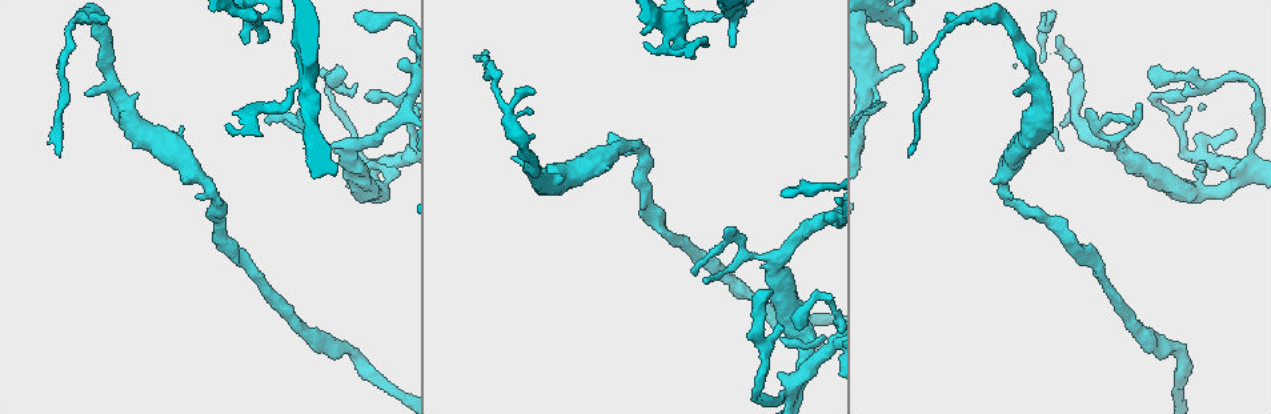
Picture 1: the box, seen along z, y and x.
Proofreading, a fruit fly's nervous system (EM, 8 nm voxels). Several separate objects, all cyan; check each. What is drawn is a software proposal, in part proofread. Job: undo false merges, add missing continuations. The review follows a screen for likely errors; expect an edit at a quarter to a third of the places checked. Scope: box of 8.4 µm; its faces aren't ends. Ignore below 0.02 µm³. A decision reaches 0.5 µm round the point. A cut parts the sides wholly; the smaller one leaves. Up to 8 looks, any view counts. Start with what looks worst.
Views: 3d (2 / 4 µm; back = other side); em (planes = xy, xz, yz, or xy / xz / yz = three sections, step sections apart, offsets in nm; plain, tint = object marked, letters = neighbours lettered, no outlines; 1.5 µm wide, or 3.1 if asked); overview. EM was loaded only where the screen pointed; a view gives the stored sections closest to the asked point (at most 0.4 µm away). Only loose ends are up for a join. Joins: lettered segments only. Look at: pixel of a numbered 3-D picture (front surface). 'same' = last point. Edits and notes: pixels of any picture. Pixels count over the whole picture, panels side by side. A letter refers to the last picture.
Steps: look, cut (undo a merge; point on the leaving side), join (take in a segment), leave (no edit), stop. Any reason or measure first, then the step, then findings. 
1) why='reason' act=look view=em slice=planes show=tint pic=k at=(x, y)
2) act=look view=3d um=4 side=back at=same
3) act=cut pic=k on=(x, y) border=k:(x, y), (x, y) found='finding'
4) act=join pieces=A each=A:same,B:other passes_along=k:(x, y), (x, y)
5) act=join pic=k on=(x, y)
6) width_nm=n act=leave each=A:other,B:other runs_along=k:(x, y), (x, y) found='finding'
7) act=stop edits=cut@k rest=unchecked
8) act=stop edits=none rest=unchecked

why='free end' act=look view=3d um=4 pic=1 at=(261, 43)

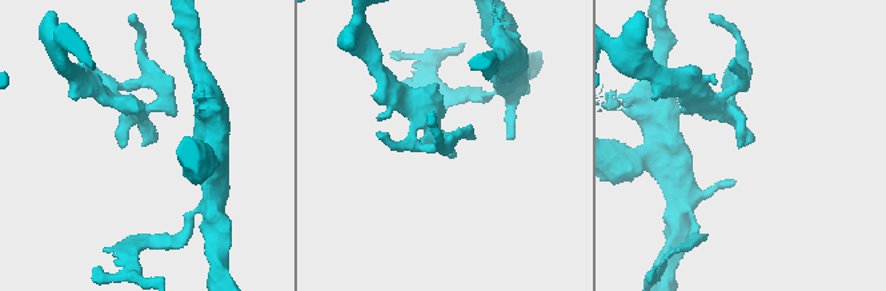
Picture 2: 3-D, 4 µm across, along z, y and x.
why='need the tissue' act=look view=em slice=planes show=letters pic=2 at=(146, 145)

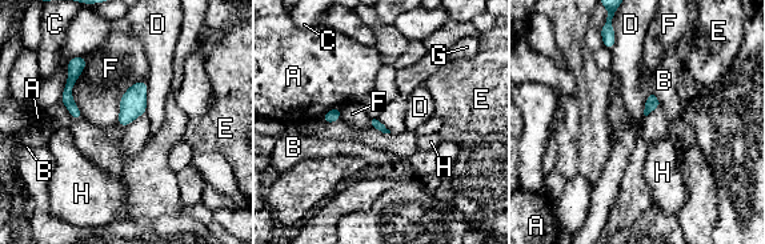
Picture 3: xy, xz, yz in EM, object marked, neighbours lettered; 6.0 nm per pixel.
act=leave each=A:other,B:other,C:other,D:other,E:other,F:other,G:other,H:other border=3:(87, 56), (72, 88), (83, 118) found='none of them fits'

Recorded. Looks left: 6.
why='four arms meet' act=look view=em slice=yz step=4 show=tint pic=1 at=(795, 378)

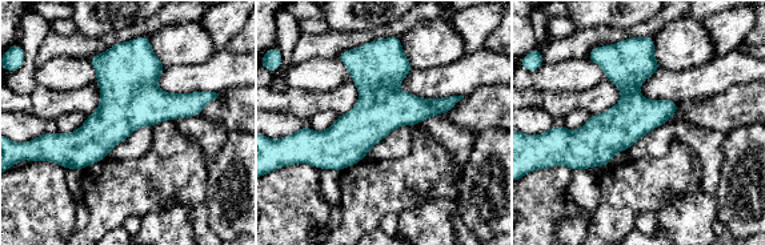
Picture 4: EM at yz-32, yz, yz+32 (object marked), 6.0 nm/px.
act=look view=em slice=xz step=4 show=letters at=same

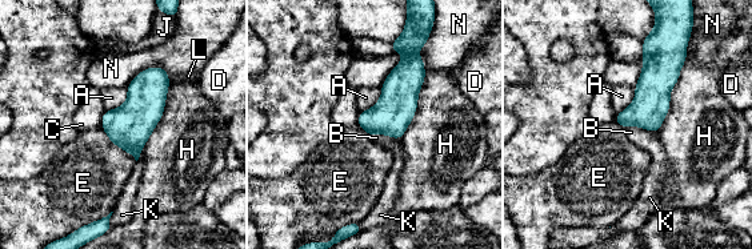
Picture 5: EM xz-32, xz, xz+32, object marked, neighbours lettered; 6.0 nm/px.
act=leave each=A:other,B:other,C:other,D:other,E:other,H:other,J:other,K:other,L:other,N:other found='continuous, no second cell'

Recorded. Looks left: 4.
why='abrupt turn' act=look view=3d um=2 pic=1 at=(1097, 131)

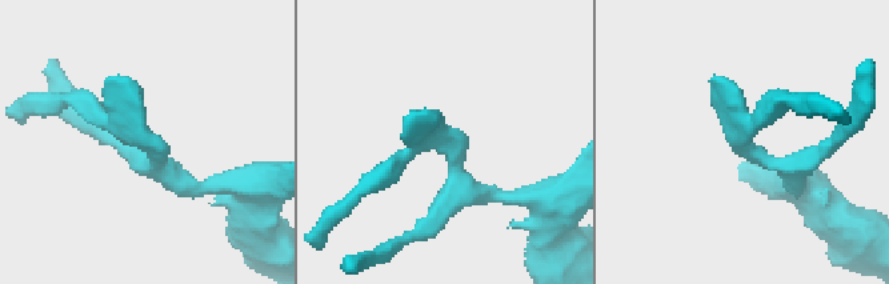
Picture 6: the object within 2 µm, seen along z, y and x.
act=look view=em slice=yz step=4 show=tint pic=6 at=(741, 139)

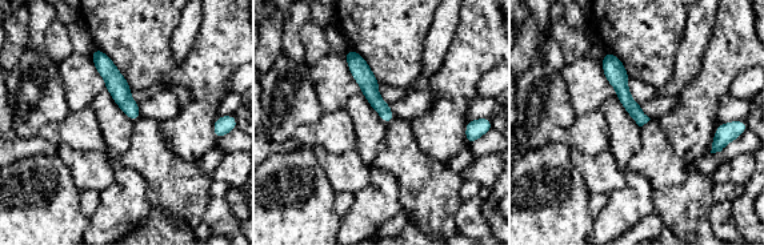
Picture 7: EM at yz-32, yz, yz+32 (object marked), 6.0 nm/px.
act=look view=em slice=planes show=letters at=same

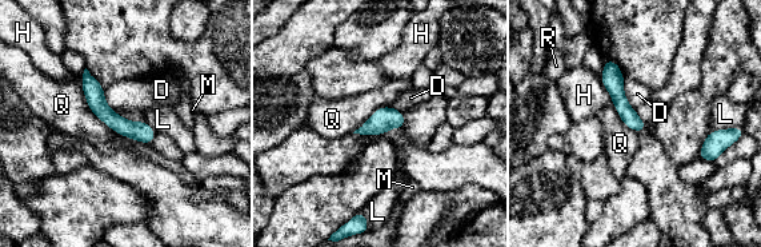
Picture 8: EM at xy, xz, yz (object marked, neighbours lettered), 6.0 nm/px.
longest_contact=Q:360nm act=leave each=D:other,H:other,L:other,M:other,Q:other,R:other border=8:(80, 88), (87, 106), (117, 132) found='one cell here'

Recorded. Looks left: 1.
act=stop edits=none rest=unchecked

